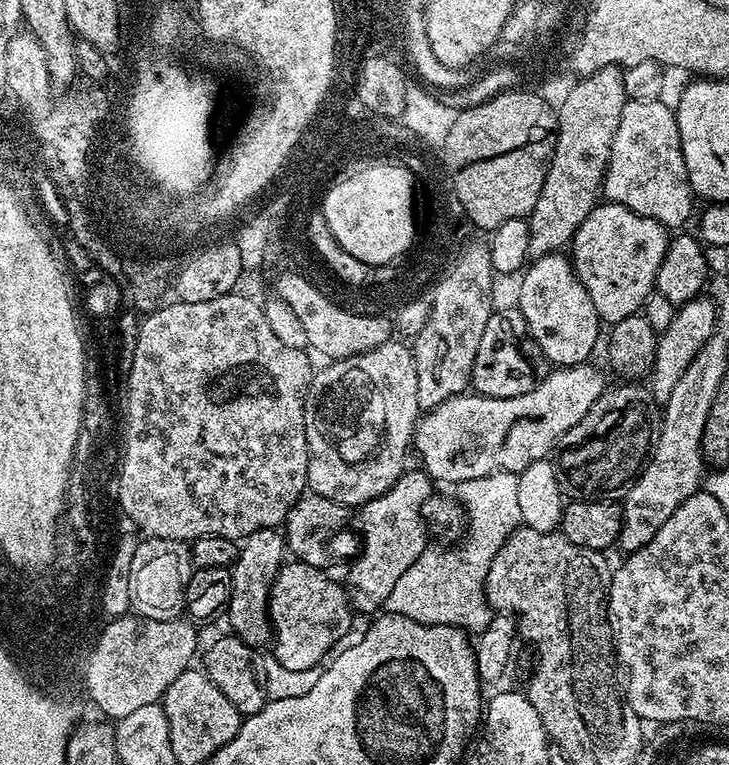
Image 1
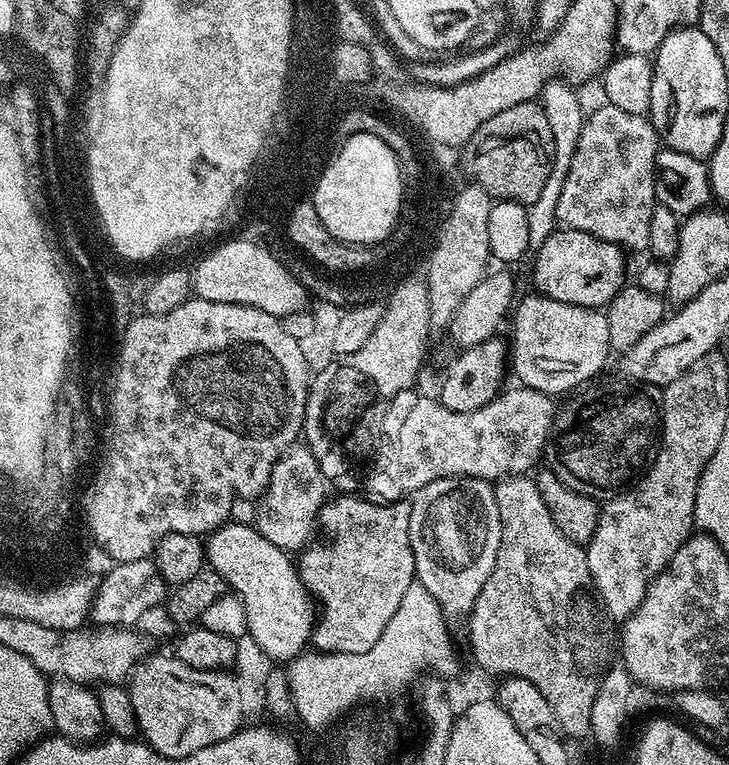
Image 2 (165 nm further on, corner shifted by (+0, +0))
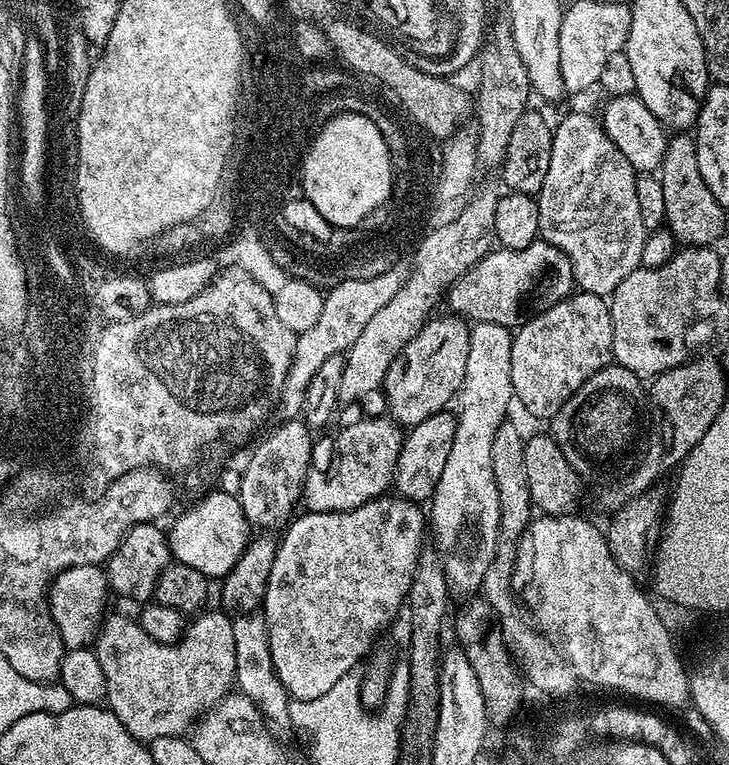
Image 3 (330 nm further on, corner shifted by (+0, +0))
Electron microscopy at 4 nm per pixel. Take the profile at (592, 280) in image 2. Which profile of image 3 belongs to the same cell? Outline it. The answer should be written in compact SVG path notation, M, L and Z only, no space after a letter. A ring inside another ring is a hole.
M537 239L530 246L522 250L510 250L509 248L497 247L488 255L477 261L476 267L469 269L462 274L457 281L454 281L448 289L446 304L449 304L455 315L469 322L494 322L498 326L515 330L527 320L534 319L538 314L550 310L558 302L562 302L567 296L573 295L574 277L570 258L558 250L558 246L547 244L542 239Z

